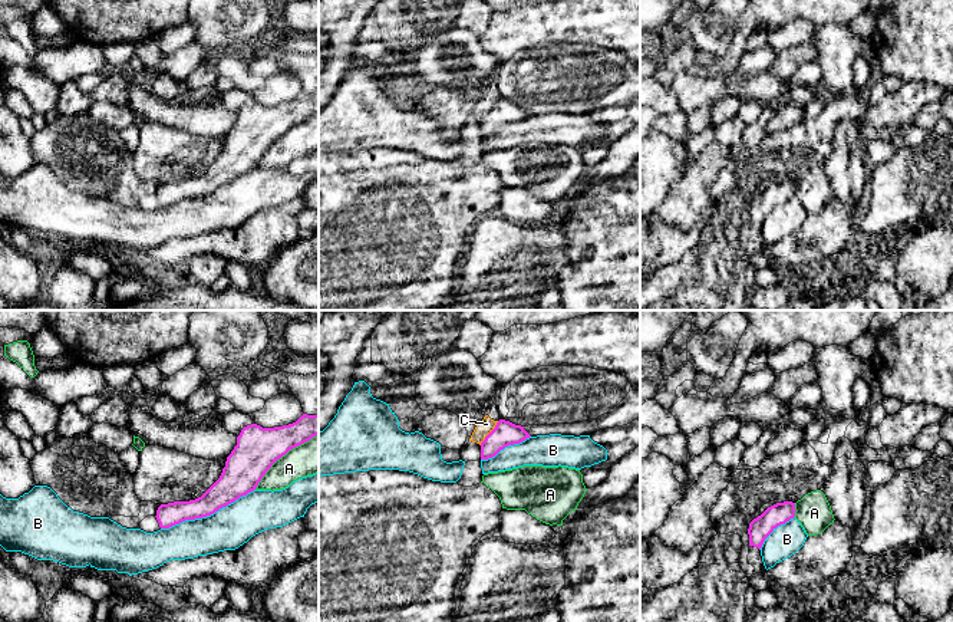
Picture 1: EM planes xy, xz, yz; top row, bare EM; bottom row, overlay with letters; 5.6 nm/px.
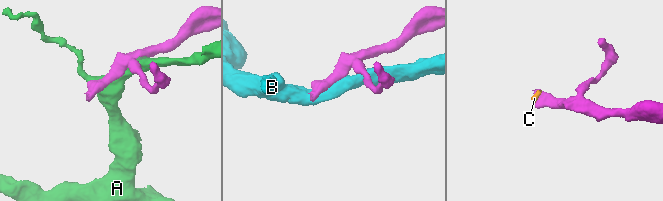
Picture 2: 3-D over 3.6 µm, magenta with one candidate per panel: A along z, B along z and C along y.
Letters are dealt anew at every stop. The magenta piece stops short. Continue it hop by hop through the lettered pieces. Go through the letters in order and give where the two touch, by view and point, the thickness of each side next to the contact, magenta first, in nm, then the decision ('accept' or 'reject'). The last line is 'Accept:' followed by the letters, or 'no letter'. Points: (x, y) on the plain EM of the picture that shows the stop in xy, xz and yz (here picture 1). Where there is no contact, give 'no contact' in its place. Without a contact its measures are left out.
A: meets magenta in xy at (283, 132); 240 nm thick on the magenta side, 190 nm on the other; reject
B: meets magenta in xy at (207, 193); 190 nm thick on the magenta side, 240 nm on the other; reject
C: meets magenta in xz at (490, 111); 140 nm thick on the magenta side, 80 nm on the other; reject
Accept: no letter

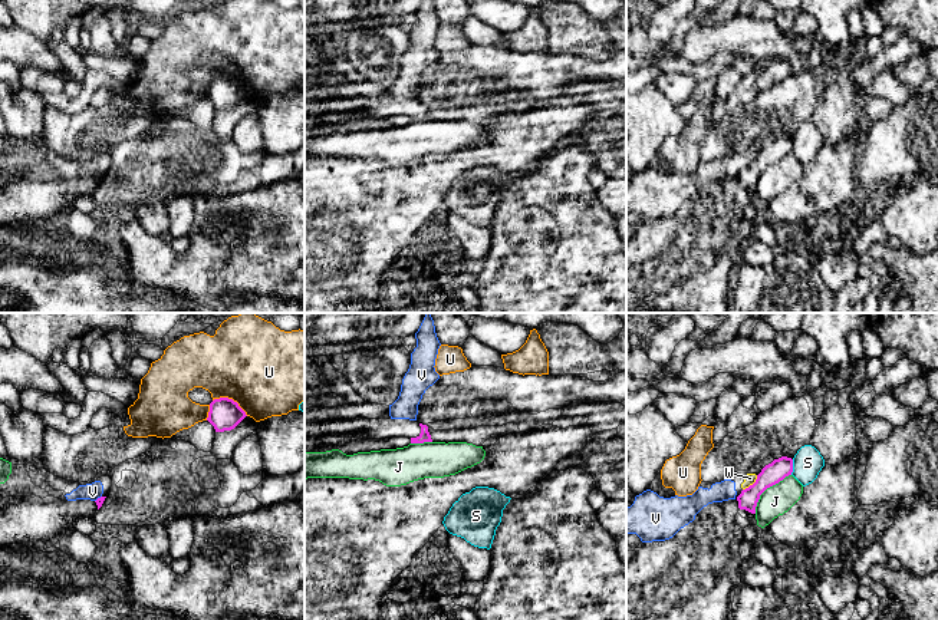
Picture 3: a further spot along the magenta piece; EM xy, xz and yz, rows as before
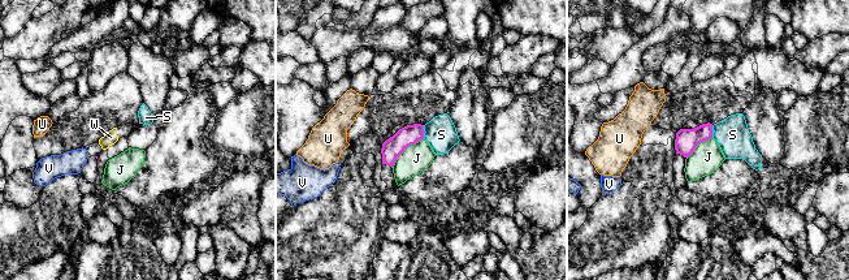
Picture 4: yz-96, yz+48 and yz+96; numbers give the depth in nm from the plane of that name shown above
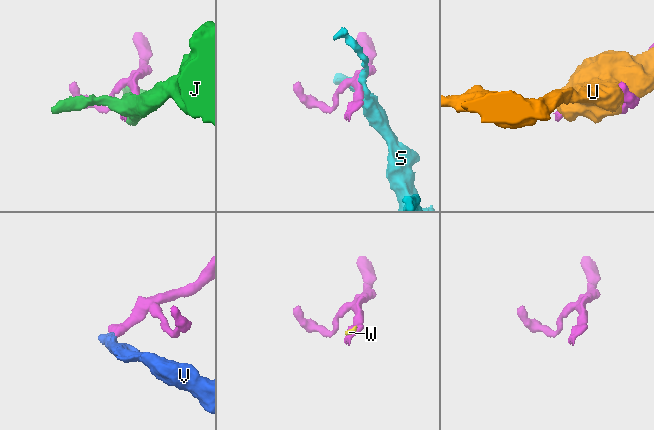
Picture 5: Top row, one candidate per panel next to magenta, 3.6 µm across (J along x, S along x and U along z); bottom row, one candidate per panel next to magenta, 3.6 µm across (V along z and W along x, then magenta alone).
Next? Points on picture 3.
J: meets magenta in yz at (766, 167); 120 nm thick on the magenta side, 170 nm on the other; reject
S: meets magenta in yz at (792, 145); 120 nm thick on the magenta side, 170 nm on the other; reject
U: meets magenta in xy at (231, 78); 180 nm thick on the magenta side, 480 nm on the other; reject
V: meets magenta in xy at (98, 177); 50 nm thick on the magenta side, 100 nm on the other; reject
W: meets magenta in yz at (753, 162); 120 nm thick on the magenta side, 60 nm on the other; reject
Accept: no letter

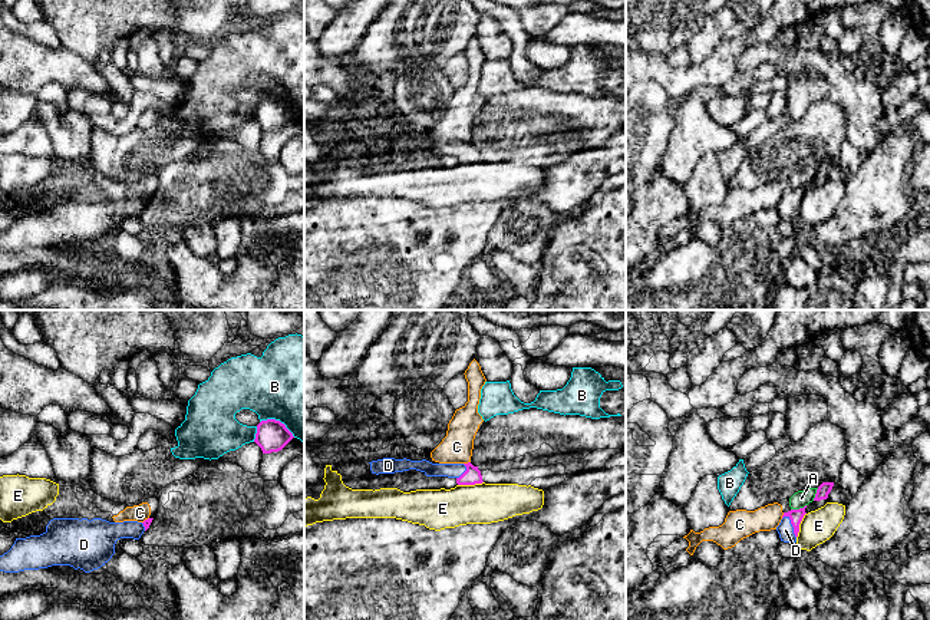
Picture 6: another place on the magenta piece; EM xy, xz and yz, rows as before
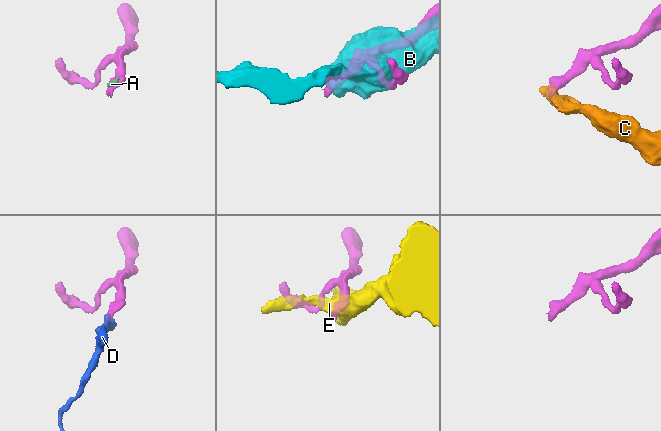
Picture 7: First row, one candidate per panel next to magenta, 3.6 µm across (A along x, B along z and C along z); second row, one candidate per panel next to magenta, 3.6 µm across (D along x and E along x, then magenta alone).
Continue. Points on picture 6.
A: meets magenta in yz at (800, 187); 80 nm thick on the magenta side, 90 nm on the other; reject
B: meets magenta in xy at (279, 99); 180 nm thick on the magenta side, 500 nm on the other; reject
C: meets magenta in xz at (468, 141); 100 nm thick on the magenta side, 180 nm on the other; reject
D: meets magenta in yz at (792, 204); 80 nm thick on the magenta side, 90 nm on the other; accept
E: meets magenta in xz at (470, 162); 100 nm thick on the magenta side, 220 nm on the other; reject
Accept: D

